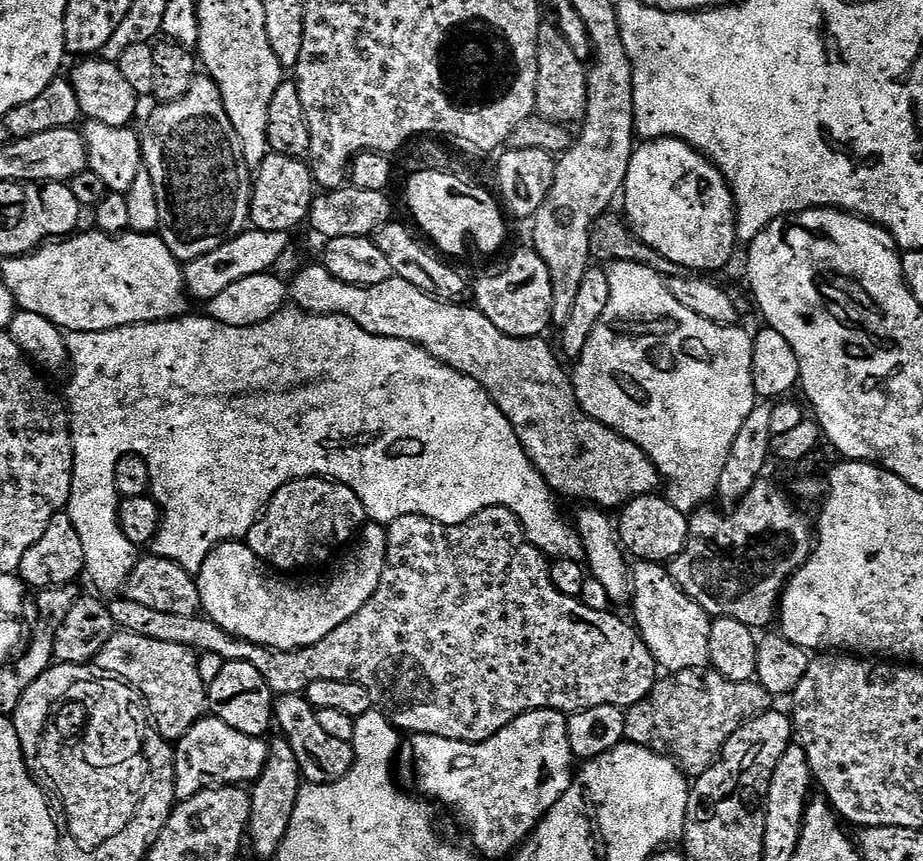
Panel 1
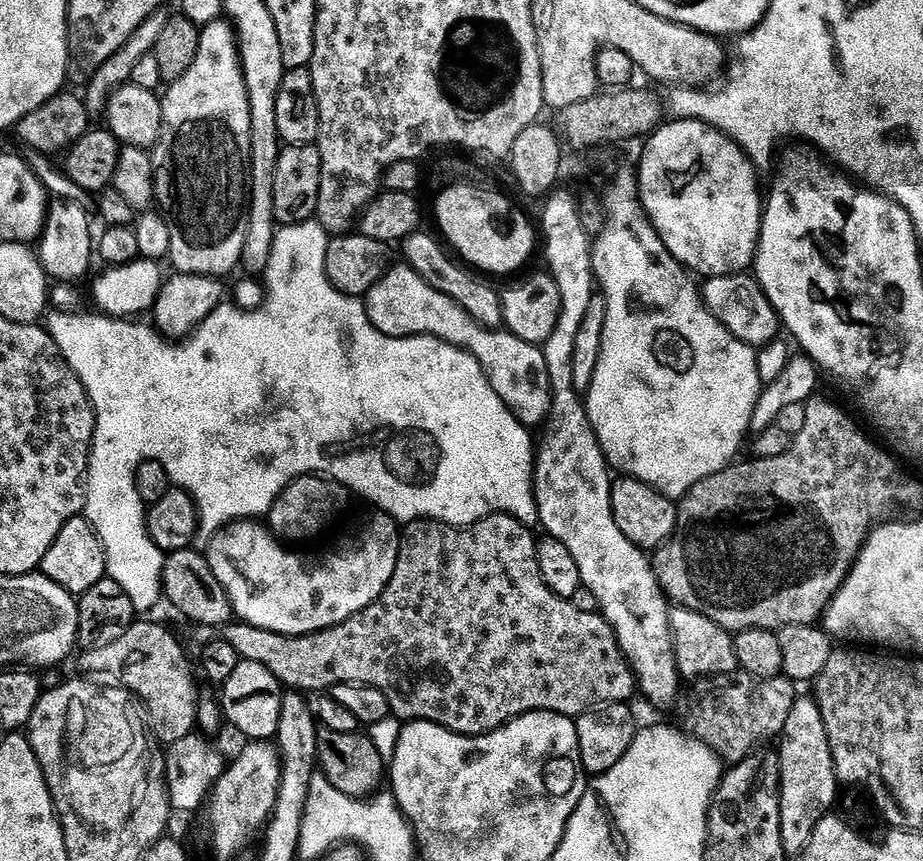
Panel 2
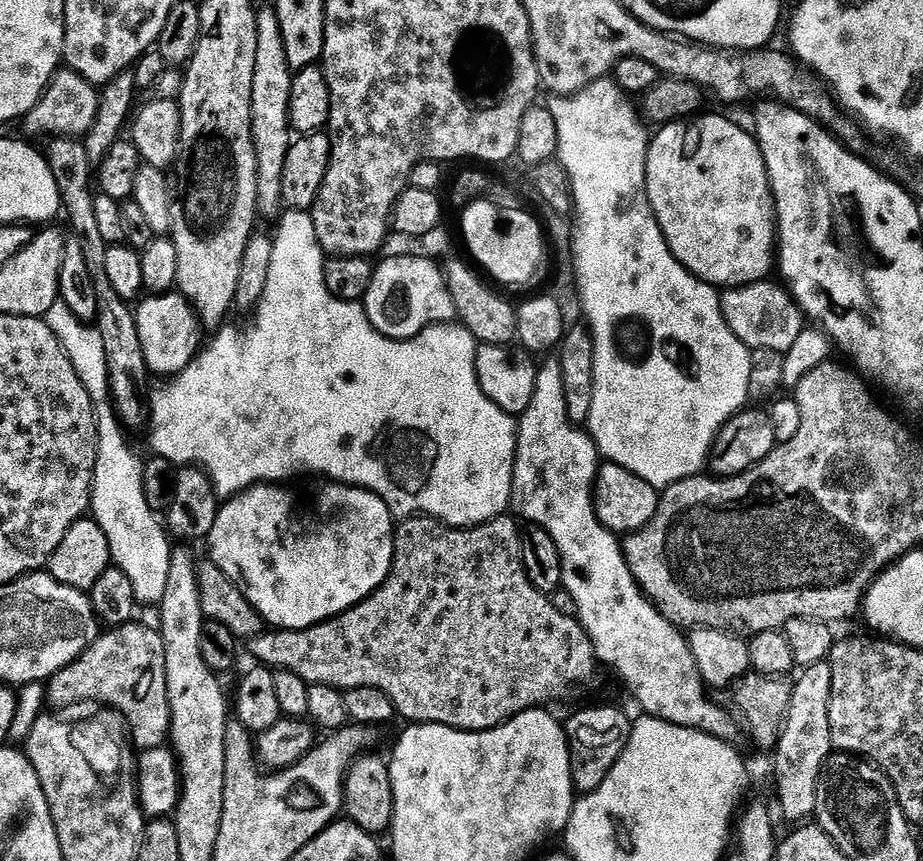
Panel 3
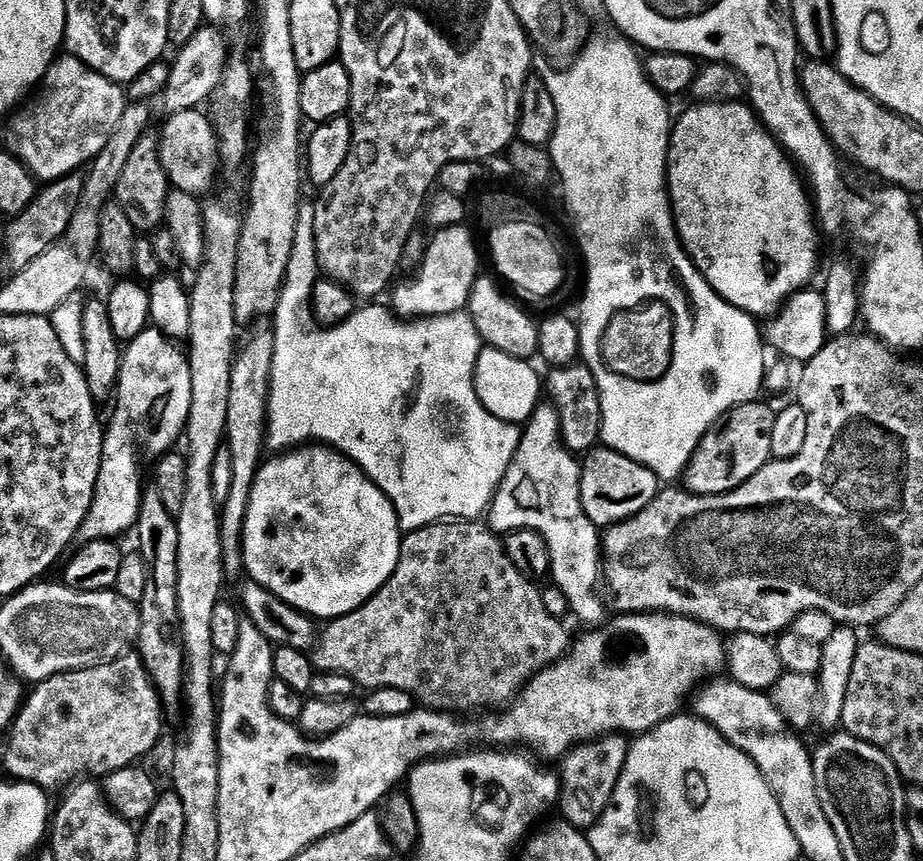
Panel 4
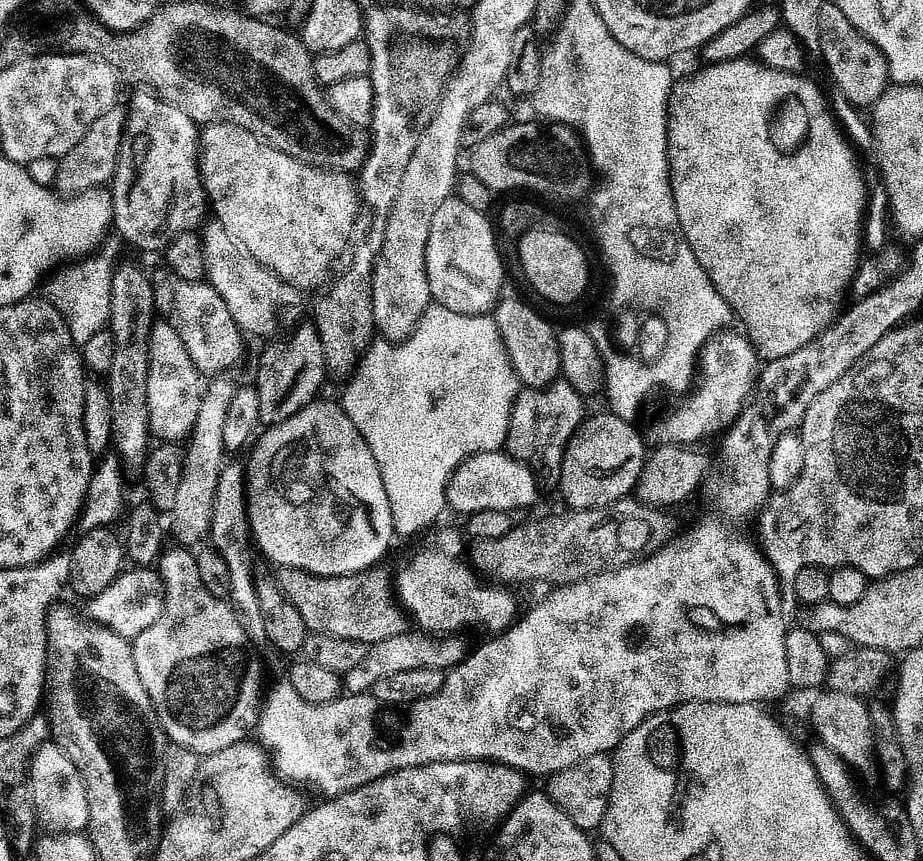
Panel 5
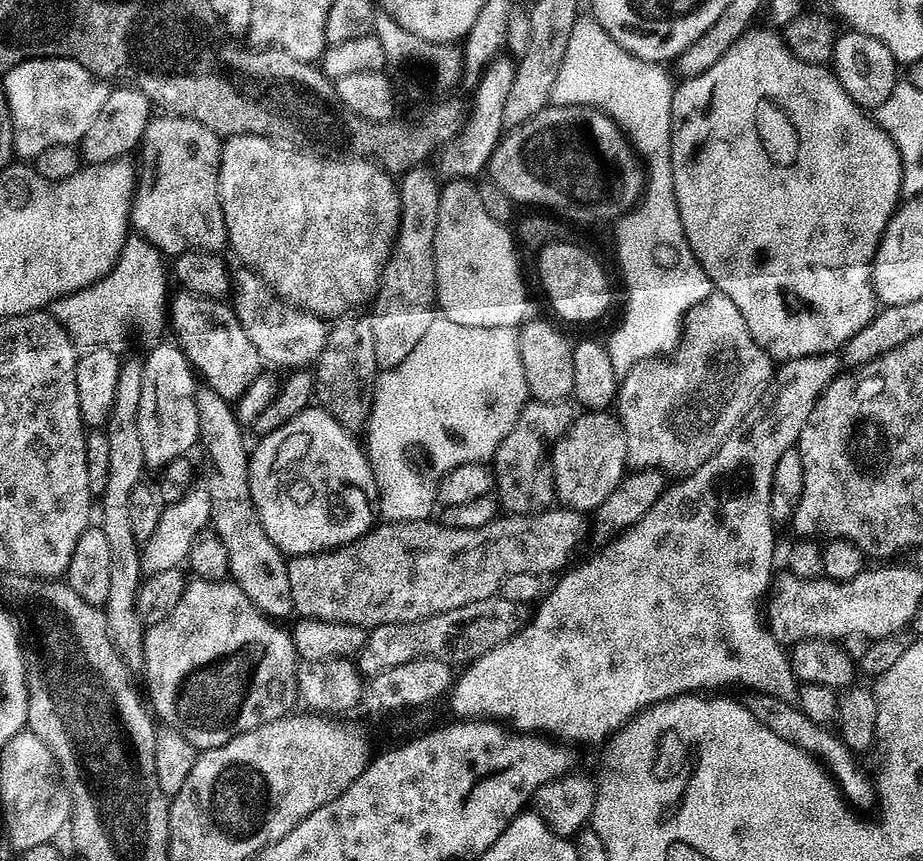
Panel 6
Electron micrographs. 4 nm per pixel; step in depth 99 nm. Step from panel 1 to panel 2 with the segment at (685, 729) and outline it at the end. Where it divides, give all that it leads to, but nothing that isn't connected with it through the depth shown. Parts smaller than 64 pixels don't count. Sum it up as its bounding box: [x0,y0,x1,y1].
[683,670,798,765]

